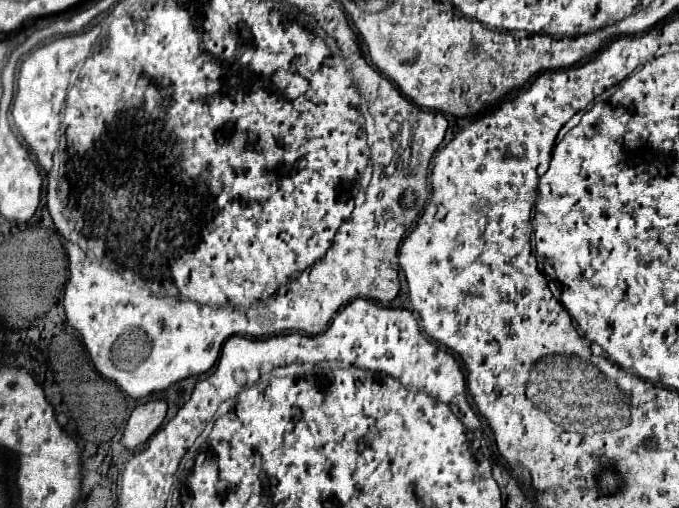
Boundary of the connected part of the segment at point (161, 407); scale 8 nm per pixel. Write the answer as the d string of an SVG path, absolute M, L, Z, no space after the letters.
M150 400L146 404L136 406L124 428L122 446L128 450L136 450L138 446L146 444L146 440L160 428L164 416L166 416L164 400Z

